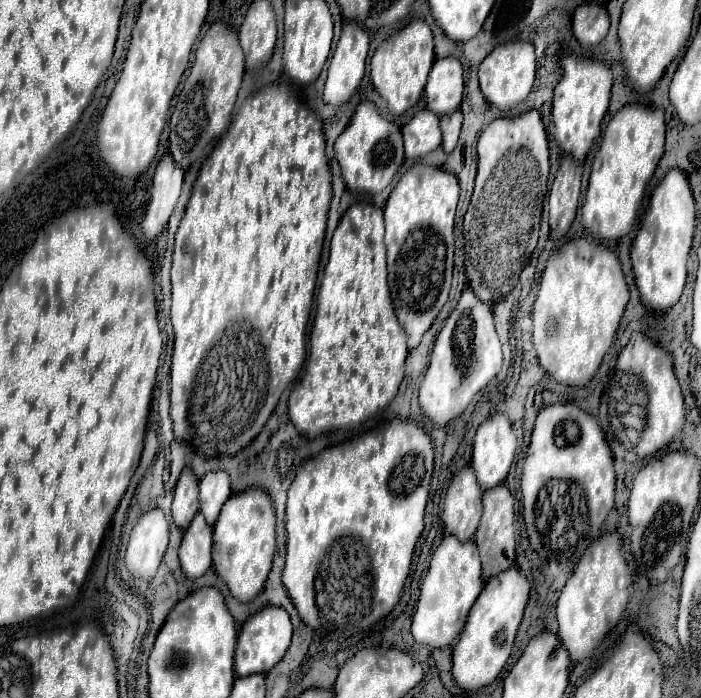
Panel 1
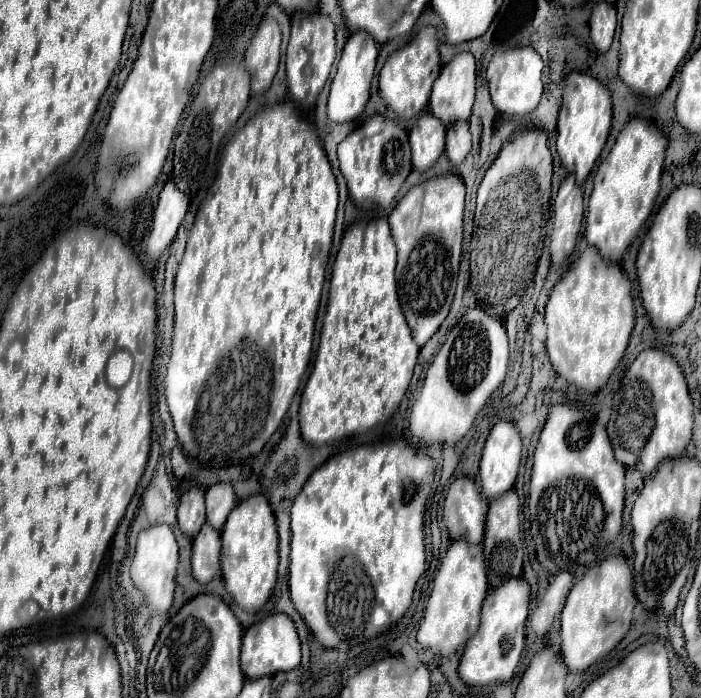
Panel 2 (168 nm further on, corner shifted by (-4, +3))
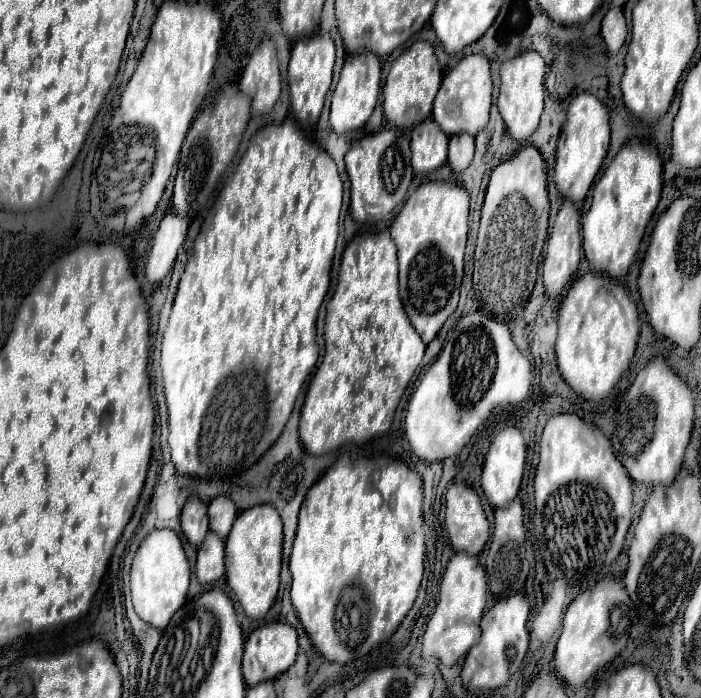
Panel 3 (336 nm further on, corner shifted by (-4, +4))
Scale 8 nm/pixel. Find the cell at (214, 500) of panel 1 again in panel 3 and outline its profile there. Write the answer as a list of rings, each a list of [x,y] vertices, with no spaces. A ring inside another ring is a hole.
[[[216,496],[208,504],[208,518],[210,518],[210,530],[216,532],[222,540],[228,536],[232,522],[238,514],[236,504],[230,500],[230,496]]]

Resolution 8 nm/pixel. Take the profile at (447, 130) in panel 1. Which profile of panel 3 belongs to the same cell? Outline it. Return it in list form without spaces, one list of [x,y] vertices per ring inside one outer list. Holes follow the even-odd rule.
[[[456,134],[450,138],[450,150],[448,150],[448,164],[454,172],[462,172],[470,166],[474,156],[474,136],[470,134]]]

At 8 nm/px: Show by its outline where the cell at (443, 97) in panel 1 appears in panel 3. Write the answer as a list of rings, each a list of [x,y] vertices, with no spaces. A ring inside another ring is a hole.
[[[468,54],[464,56],[442,80],[442,86],[436,94],[432,118],[448,132],[448,136],[456,132],[468,132],[476,136],[486,124],[492,104],[492,80],[490,80],[490,62],[484,54]]]

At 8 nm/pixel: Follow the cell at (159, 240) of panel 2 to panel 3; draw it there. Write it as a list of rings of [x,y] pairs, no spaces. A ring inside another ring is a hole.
[[[170,210],[162,222],[160,228],[154,236],[154,244],[150,248],[148,254],[148,262],[146,262],[146,278],[152,284],[158,284],[166,274],[170,274],[178,248],[182,246],[186,232],[188,232],[188,216],[182,216],[174,210]]]

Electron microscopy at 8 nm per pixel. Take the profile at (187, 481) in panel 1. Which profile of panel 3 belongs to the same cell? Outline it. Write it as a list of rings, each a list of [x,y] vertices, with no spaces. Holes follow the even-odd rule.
[[[190,496],[182,508],[182,516],[180,516],[182,532],[194,546],[200,546],[208,532],[206,508],[208,508],[208,504],[204,500],[200,500],[198,496]]]

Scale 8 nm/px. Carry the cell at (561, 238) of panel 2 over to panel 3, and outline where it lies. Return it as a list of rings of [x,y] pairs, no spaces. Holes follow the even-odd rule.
[[[564,198],[554,222],[554,228],[550,232],[548,244],[546,244],[546,258],[542,264],[542,278],[544,278],[544,286],[546,286],[546,294],[548,296],[558,296],[564,292],[564,288],[568,286],[568,282],[572,280],[572,276],[578,270],[578,262],[580,262],[580,248],[582,248],[582,238],[580,238],[580,210],[576,208],[576,204],[570,198]]]

